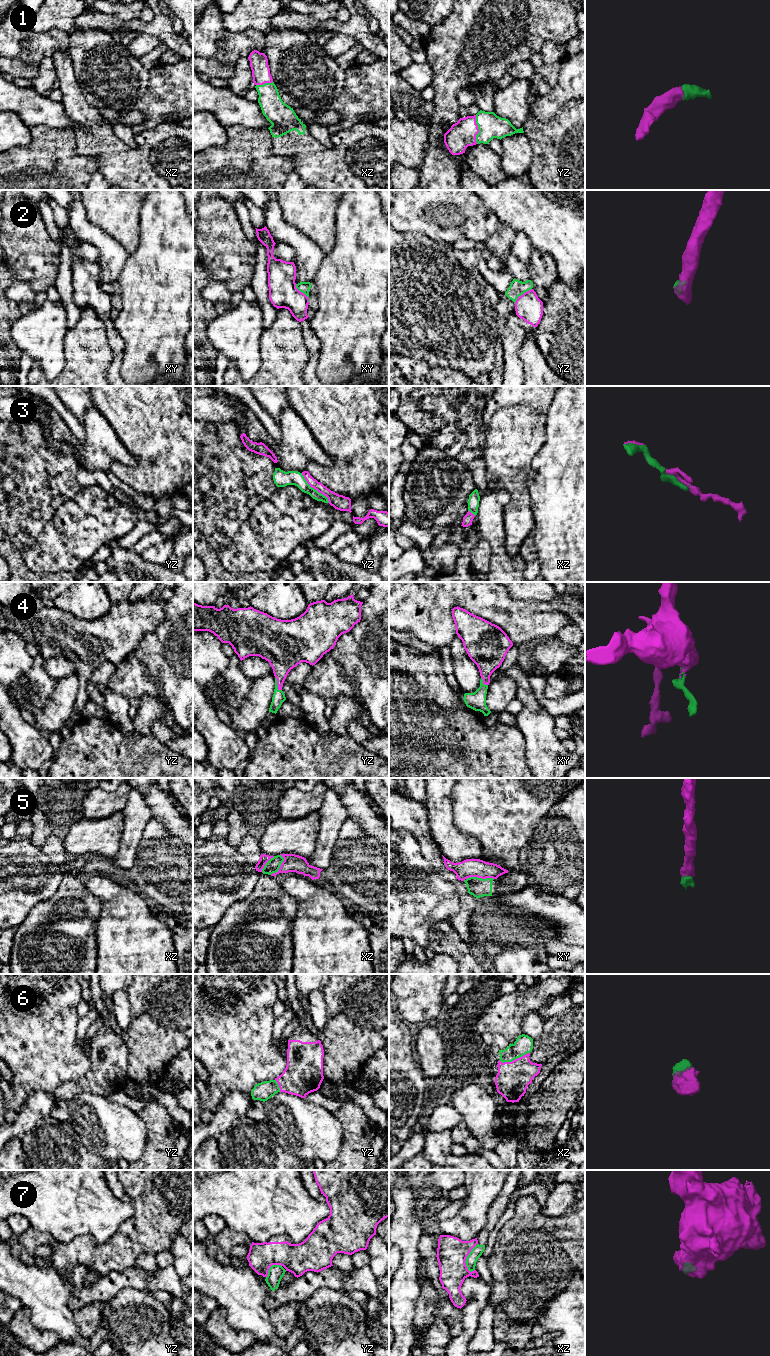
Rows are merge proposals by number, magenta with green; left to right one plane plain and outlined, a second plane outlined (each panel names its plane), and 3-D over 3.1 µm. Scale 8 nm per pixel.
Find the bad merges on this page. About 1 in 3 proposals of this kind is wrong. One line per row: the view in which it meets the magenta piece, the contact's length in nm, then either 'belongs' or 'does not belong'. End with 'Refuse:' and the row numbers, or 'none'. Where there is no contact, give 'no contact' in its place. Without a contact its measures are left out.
1: contact in yz; length 240 nm; belongs
2: contact in yz; length 190 nm; does not belong
3: contact in yz; length 340 nm; does not belong
4: contact in yz; length 120 nm; belongs
5: contact in xy; length 220 nm; does not belong
6: contact in xz; length 260 nm; belongs
7: contact in xz; length 240 nm; does not belong
Refuse: 2, 3, 5, 7

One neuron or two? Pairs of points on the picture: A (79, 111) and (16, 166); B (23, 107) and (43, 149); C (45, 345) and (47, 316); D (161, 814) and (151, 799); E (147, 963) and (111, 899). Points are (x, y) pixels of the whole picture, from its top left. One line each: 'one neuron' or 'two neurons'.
A: two neurons
B: two neurons
C: one neuron
D: one neuron
E: one neuron

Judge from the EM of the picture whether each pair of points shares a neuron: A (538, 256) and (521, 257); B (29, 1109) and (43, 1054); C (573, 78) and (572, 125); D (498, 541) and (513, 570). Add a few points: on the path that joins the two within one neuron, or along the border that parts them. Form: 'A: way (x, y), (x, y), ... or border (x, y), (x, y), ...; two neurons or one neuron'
A: border (532, 248), (528, 279); two neurons
B: border (54, 1100), (43, 1091), (33, 1091), (19, 1111); two neurons
C: border (574, 99), (564, 103), (554, 114); two neurons
D: way (498, 548), (499, 556), (506, 563); one neuron

